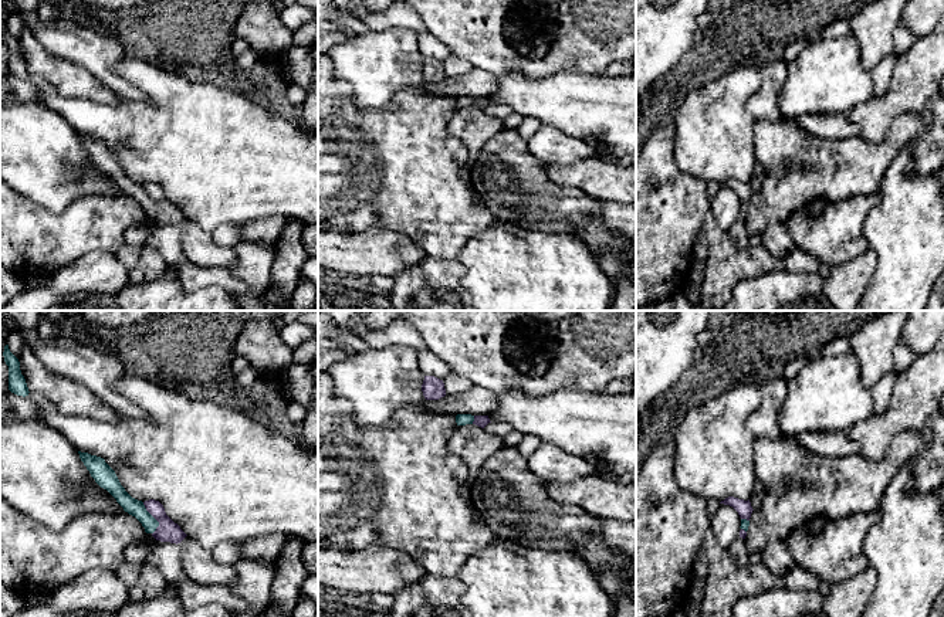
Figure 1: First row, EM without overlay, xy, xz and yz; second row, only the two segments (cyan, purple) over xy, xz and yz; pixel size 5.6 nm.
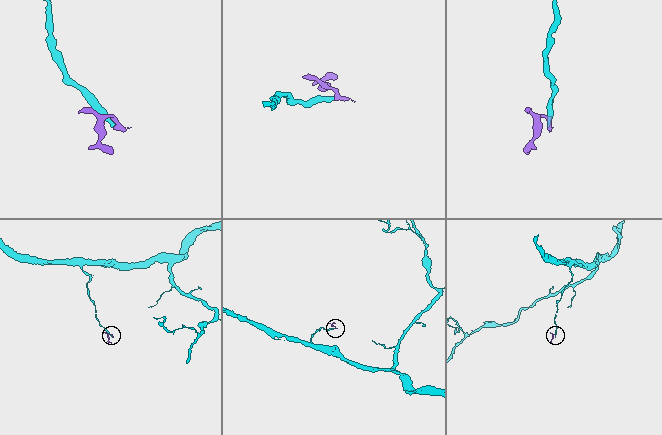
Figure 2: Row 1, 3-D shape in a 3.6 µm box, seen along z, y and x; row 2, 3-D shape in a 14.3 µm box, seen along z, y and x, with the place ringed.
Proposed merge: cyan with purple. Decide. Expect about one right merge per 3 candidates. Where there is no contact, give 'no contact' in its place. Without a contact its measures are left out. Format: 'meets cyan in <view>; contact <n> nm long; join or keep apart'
meets cyan in xy; contact 190 nm long; join

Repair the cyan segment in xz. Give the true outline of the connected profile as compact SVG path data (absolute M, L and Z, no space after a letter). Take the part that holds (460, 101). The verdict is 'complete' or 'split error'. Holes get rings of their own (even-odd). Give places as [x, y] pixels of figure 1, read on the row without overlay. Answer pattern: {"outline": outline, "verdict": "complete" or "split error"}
{"outline": "M457 96L456 105L457 105L457 108L476 106L476 108L484 111L491 104L490 104L488 98Z", "verdict": "split error"}

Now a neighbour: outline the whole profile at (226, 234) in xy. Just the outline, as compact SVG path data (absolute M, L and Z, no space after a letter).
M221 224L213 233L214 243L221 247L234 247L243 241L241 228L237 224Z

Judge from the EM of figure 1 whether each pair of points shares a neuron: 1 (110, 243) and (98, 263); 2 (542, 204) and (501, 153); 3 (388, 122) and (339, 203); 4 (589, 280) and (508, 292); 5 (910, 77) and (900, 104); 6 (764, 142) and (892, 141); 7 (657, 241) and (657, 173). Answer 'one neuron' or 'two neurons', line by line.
1: two neurons
2: one neuron
3: one neuron
4: one neuron
5: one neuron
6: one neuron
7: one neuron

